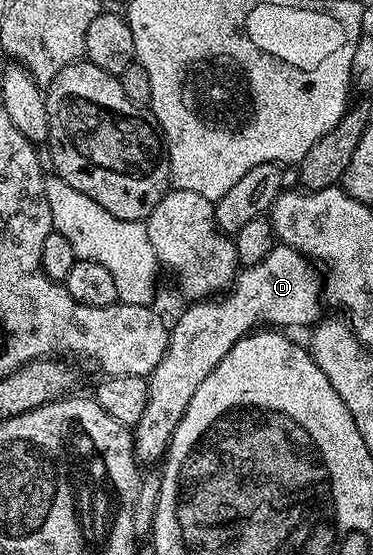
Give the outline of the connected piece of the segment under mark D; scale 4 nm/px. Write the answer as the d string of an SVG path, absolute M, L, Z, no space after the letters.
M277 243L276 247L270 250L270 254L262 258L262 262L249 268L241 267L236 273L236 279L219 298L189 303L187 305L189 308L177 318L176 325L174 323L171 325L166 354L162 354L162 362L158 362L158 366L154 366L152 375L147 377L146 410L142 410L142 418L138 418L132 438L137 461L147 466L155 460L157 463L164 458L174 430L178 422L182 422L182 414L186 414L186 406L190 406L190 398L194 398L194 390L198 390L198 386L206 382L210 370L214 370L214 366L218 366L222 358L226 358L226 354L243 336L247 336L257 326L272 325L280 330L311 329L321 319L320 304L322 305L322 276L317 265L289 244L282 243Z

